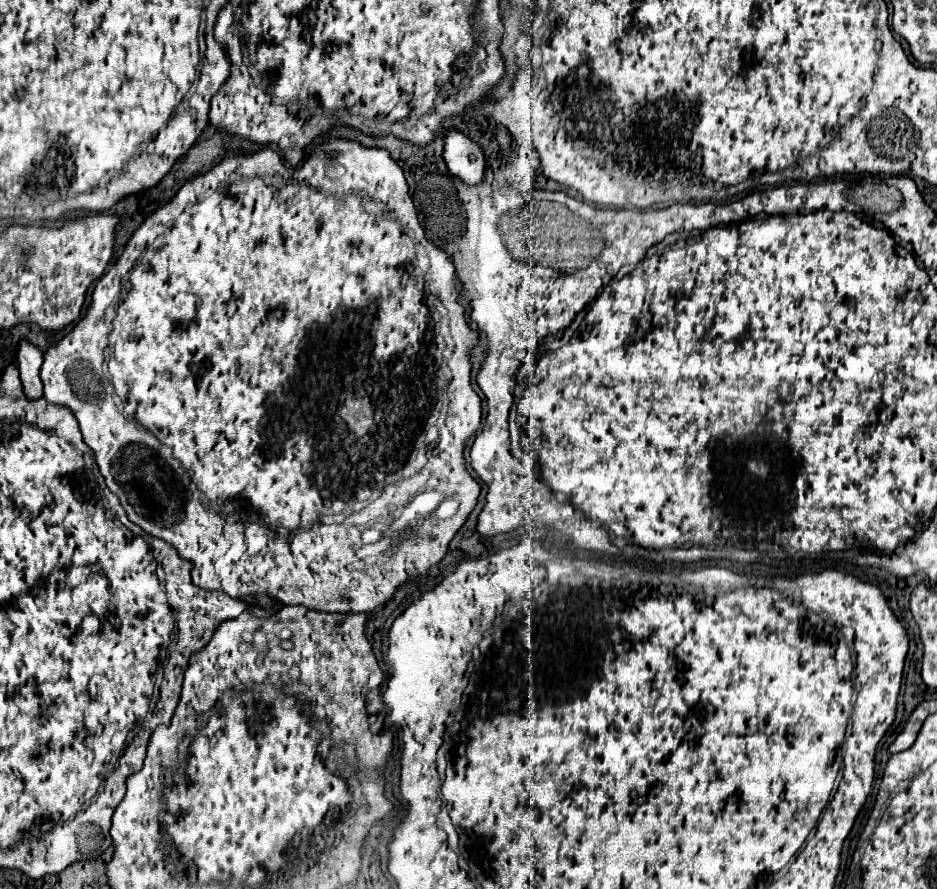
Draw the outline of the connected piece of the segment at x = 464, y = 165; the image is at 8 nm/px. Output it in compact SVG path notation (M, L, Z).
M456 130L446 132L444 160L448 164L448 170L464 184L476 186L484 180L486 162L480 146L476 146L470 138Z

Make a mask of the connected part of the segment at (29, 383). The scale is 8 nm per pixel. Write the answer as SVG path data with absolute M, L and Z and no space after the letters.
M20 342L18 346L18 370L24 384L24 394L28 400L42 398L42 380L40 380L40 366L44 362L42 352L32 346L30 342Z

